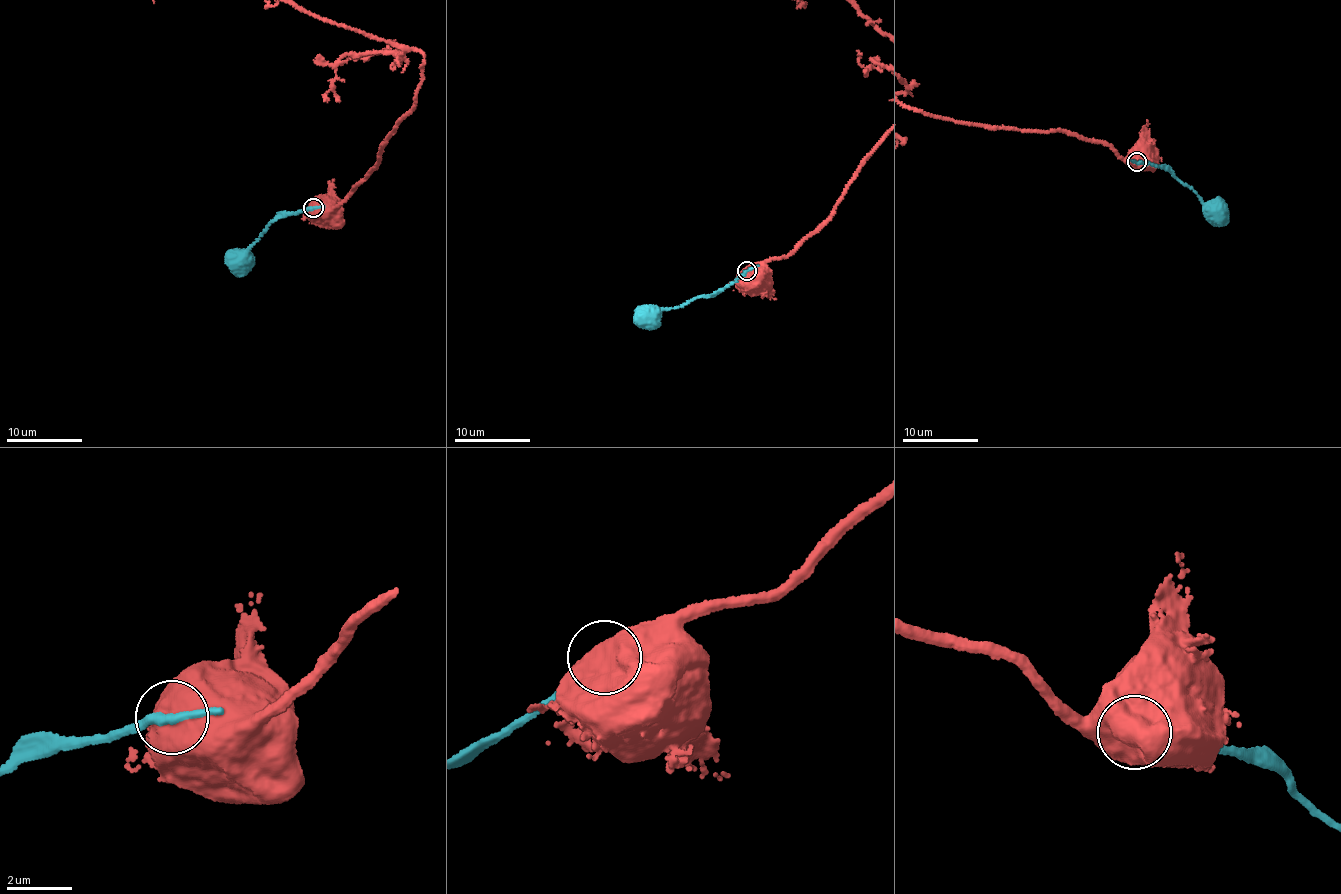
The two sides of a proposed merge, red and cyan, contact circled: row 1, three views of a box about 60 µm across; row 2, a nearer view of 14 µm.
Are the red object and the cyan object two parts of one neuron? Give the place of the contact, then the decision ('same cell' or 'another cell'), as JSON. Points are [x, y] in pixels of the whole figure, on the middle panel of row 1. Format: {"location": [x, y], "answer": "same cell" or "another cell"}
{"location": [747, 271], "answer": "another cell"}

